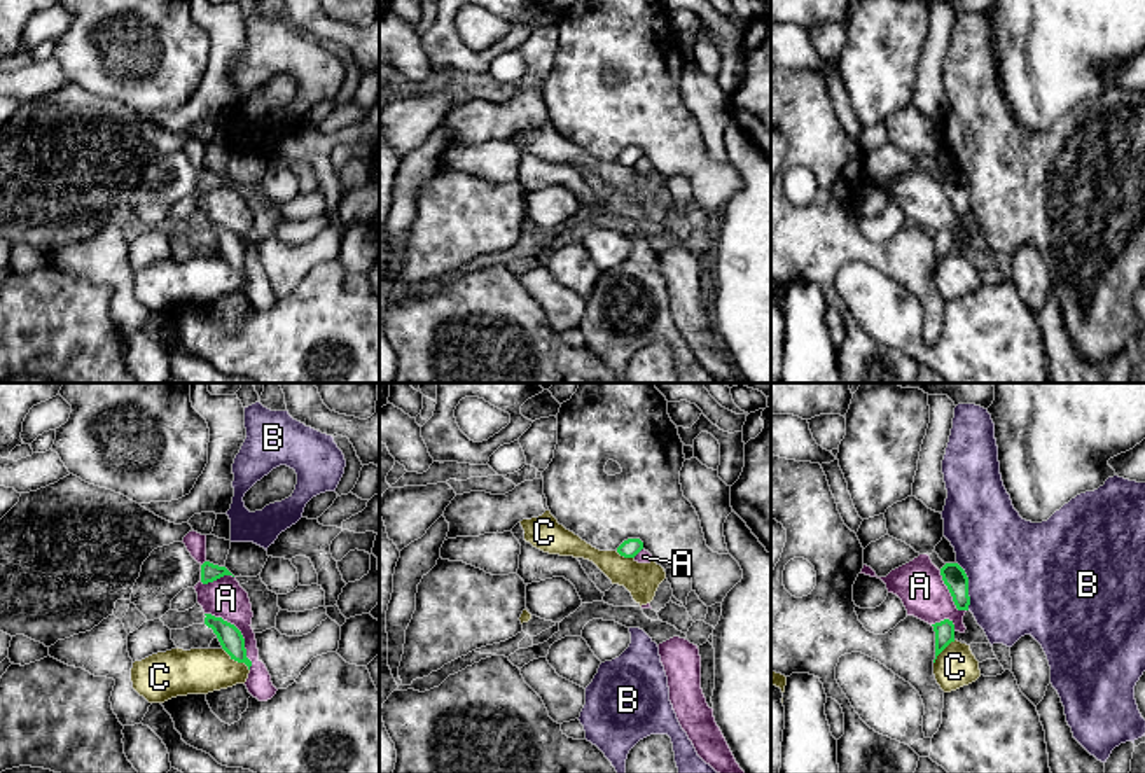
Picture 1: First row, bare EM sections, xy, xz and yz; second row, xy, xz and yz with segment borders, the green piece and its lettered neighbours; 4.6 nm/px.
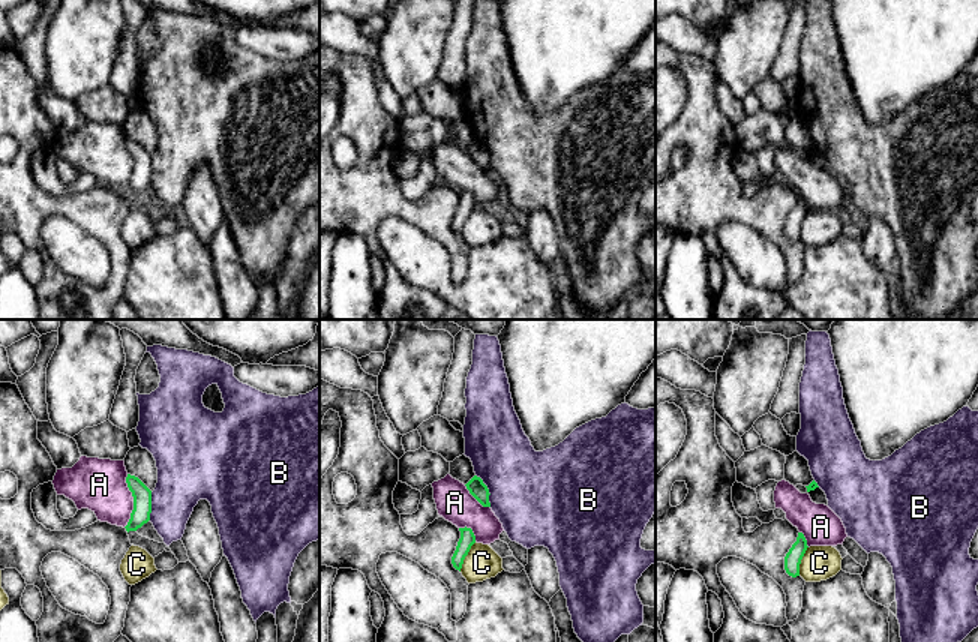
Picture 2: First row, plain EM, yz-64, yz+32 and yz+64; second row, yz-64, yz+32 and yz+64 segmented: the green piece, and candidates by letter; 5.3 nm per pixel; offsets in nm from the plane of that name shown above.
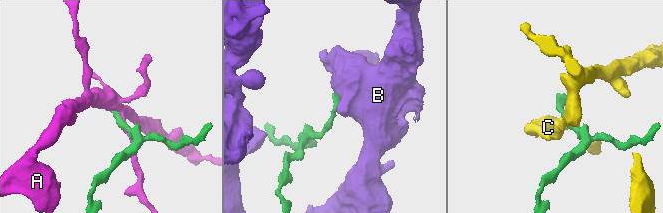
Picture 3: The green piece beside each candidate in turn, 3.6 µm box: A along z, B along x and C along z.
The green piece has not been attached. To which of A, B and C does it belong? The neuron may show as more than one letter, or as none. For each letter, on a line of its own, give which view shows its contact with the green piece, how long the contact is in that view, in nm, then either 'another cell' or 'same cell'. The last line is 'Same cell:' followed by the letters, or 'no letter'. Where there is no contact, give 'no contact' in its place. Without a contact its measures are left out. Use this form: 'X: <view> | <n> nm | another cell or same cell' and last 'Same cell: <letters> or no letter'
A: xy | 340 nm | another cell
B: yz | 240 nm | another cell
C: xy | 170 nm | another cell
Same cell: no letter

